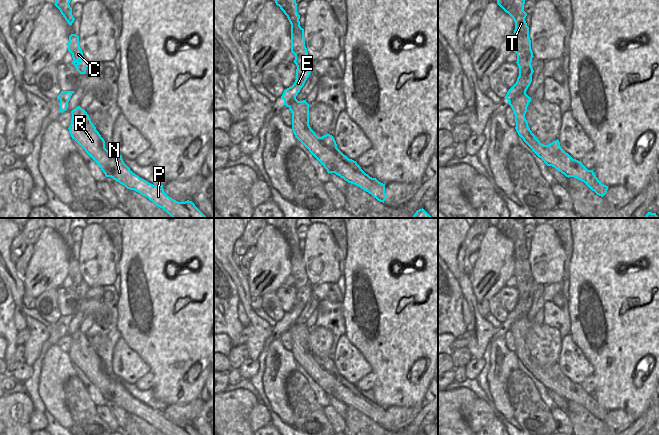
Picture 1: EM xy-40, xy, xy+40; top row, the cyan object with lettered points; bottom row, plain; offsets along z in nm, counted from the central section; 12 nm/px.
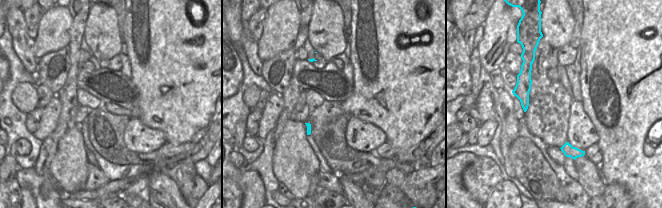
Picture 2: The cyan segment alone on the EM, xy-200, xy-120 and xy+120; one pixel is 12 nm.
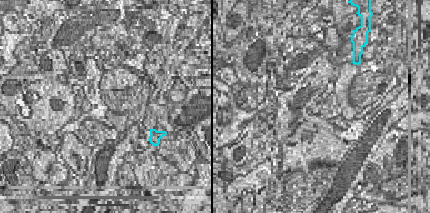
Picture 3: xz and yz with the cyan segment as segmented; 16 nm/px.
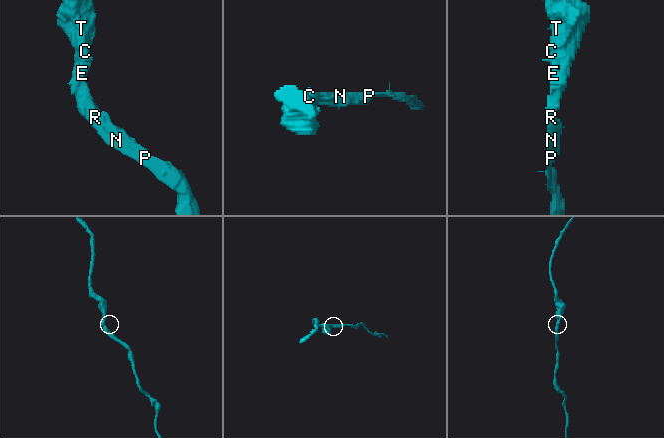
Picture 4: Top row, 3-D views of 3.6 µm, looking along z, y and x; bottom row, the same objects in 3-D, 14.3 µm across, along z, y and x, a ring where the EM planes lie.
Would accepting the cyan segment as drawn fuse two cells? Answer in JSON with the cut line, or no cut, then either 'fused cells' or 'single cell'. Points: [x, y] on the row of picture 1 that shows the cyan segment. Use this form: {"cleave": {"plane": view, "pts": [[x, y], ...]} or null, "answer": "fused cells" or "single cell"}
{"cleave": null, "answer": "single cell"}

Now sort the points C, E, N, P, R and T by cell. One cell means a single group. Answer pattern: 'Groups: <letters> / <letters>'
Groups: C E N P R T.

